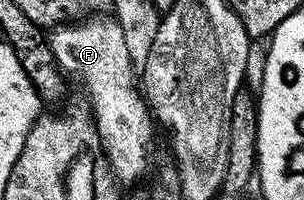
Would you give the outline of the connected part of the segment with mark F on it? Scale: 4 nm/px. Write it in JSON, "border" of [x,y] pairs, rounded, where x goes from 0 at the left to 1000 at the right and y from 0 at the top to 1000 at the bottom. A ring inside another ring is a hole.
{"border":[[[332,85],[296,95],[306,100],[273,95],[243,110],[253,115],[247,125],[207,115],[184,130],[161,165],[168,175],[158,170],[155,210],[204,370],[237,410],[243,400],[260,415],[293,465],[293,505],[306,545],[299,575],[309,635],[319,645],[322,720],[329,750],[339,745],[336,770],[359,805],[362,855],[375,890],[401,920],[438,910],[438,920],[447,920],[457,905],[451,895],[484,835],[490,735],[503,695],[503,635],[510,640],[503,575],[474,500],[467,460],[454,445],[444,320],[424,285],[395,120],[365,95],[359,110],[339,105]]]}

